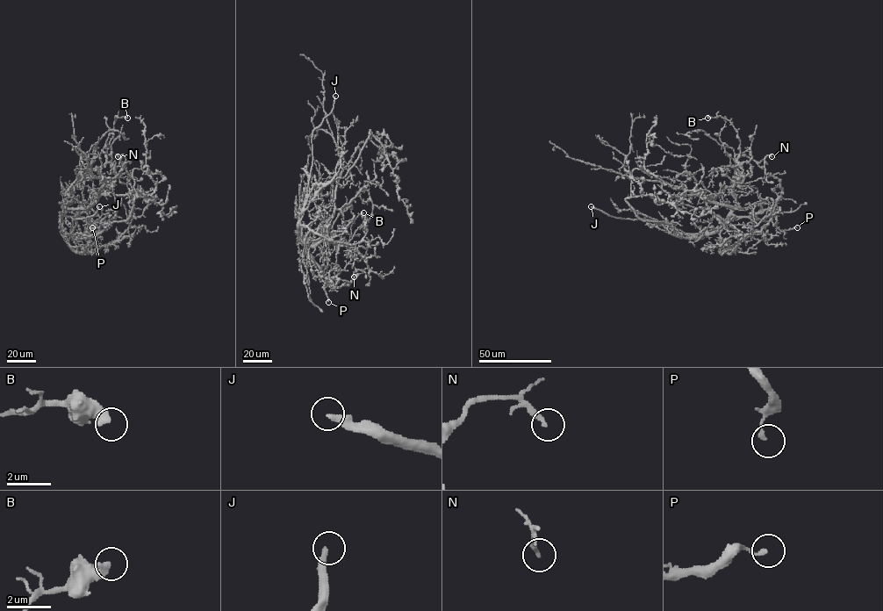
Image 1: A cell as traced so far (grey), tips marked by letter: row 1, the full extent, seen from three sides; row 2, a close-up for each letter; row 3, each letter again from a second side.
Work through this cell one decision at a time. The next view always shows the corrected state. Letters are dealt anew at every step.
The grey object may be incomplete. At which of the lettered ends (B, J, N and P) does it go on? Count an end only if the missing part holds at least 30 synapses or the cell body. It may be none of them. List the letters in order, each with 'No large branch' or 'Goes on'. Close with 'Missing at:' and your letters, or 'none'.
B: No large branch
J: Goes on
N: No large branch
P: No large branch
Missing at: J

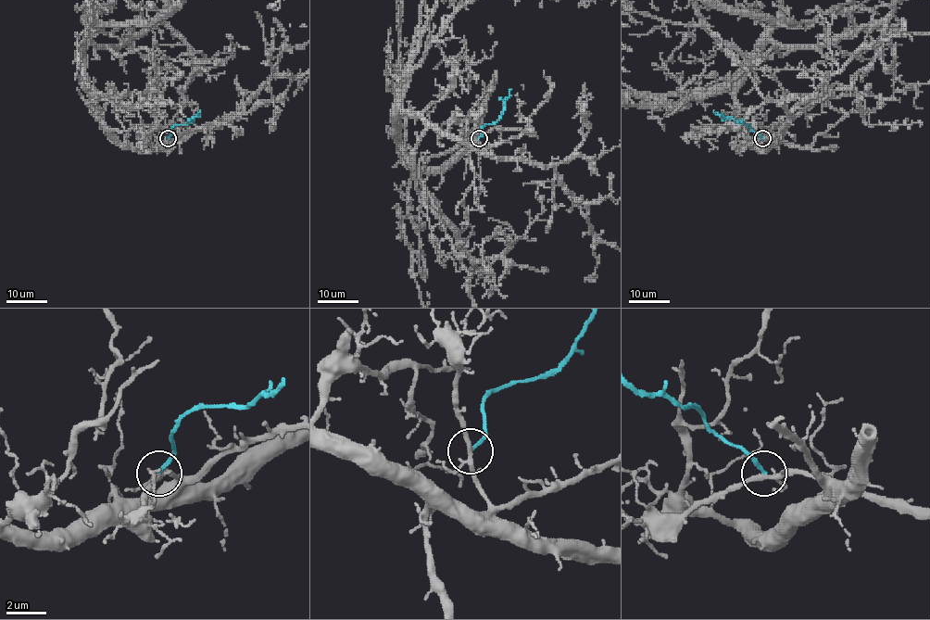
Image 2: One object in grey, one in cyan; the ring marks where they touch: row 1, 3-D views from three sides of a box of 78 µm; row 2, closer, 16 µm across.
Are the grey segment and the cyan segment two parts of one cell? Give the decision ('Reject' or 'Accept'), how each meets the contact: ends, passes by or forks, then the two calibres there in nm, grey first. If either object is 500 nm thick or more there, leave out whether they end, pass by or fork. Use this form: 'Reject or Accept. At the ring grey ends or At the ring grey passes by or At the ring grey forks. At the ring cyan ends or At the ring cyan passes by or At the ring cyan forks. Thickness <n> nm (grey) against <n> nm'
Reject. At the ring grey forks. At the ring cyan ends. Thickness 190 nm (grey) against 170 nm

